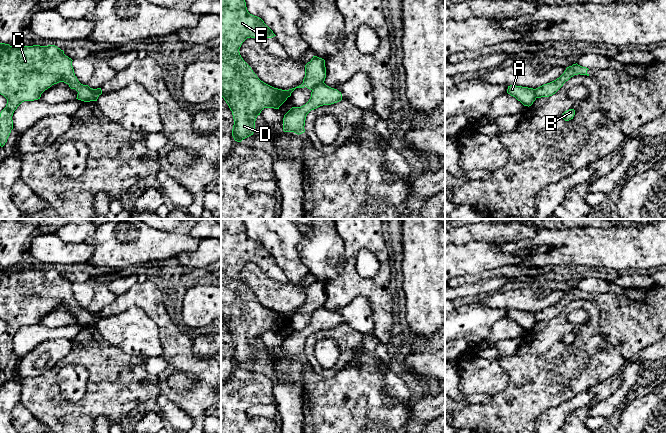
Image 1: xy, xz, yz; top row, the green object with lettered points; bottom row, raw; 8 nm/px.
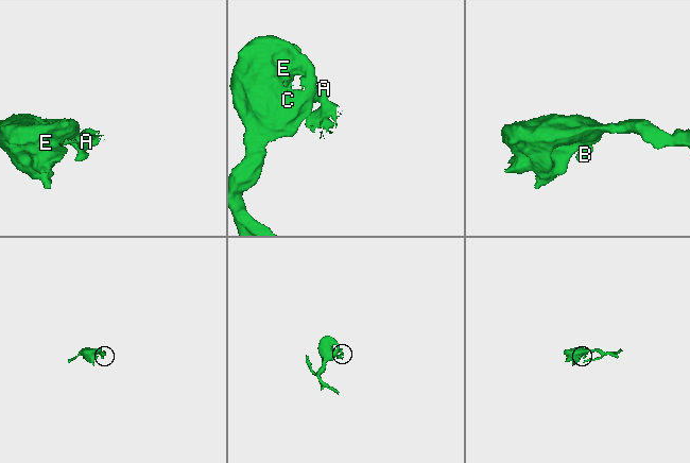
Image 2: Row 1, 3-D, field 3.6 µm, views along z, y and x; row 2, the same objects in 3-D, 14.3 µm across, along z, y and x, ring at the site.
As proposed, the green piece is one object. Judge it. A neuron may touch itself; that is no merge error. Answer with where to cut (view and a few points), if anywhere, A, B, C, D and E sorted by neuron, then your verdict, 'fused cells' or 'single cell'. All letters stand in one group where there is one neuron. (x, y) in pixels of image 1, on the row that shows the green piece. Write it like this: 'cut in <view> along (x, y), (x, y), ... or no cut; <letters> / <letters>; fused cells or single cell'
cut in xz along (323, 82), (311, 89); A C D E / B; fused cells

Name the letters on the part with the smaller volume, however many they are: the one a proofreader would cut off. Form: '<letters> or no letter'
B

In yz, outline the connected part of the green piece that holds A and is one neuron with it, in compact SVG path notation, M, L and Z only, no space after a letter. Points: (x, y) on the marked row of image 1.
M510 85L508 86L507 93L528 107L531 106L537 98L535 89L528 87Z

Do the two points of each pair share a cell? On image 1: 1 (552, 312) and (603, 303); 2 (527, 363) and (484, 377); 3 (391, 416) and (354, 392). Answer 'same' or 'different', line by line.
1: same
2: different
3: same

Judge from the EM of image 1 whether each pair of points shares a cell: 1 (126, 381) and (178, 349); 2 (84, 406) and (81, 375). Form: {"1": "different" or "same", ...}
{"1": "different", "2": "different"}

